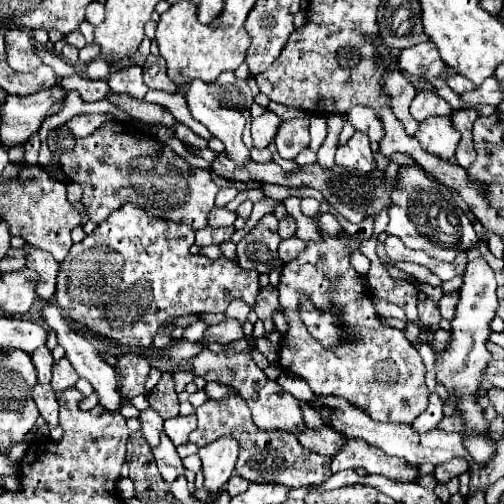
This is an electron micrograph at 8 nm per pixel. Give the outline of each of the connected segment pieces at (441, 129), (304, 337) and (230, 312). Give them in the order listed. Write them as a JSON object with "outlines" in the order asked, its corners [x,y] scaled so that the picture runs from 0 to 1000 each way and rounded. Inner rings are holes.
{"outlines":[[[[853,230],[833,246],[825,274],[849,302],[877,317],[897,317],[913,282],[913,262],[901,254],[893,230]]],[[[643,468],[639,480],[611,480],[607,500],[560,532],[552,583],[571,659],[556,679],[552,722],[567,738],[603,750],[623,782],[687,790],[750,837],[813,841],[849,810],[853,774],[841,758],[845,726],[794,655],[766,651],[754,639],[754,627],[734,599],[734,579],[710,560],[710,544],[694,528],[690,500],[698,492],[710,492],[706,476],[687,484],[687,476]],[[599,587],[611,587],[631,615],[659,611],[663,623],[671,619],[671,635],[679,639],[690,675],[679,675],[679,683],[659,690],[643,690],[623,675],[591,619]]],[[[460,595],[444,623],[452,631],[488,631],[496,623],[496,607],[488,599],[480,599],[480,595]]]]}

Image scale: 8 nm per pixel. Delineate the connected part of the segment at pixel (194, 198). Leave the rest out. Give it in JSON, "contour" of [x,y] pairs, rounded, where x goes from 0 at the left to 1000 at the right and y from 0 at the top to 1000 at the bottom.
{"contour":[[[218,242],[190,254],[175,274],[151,274],[147,302],[123,313],[127,345],[163,369],[159,401],[179,440],[198,444],[250,401],[266,401],[298,429],[369,444],[381,456],[409,452],[437,369],[413,333],[385,333],[329,286],[282,266],[250,242]]]}

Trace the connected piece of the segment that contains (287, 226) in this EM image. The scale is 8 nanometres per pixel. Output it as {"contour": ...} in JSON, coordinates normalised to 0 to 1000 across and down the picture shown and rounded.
{"contour":[[[571,429],[567,437],[556,437],[556,452],[552,452],[560,472],[579,472],[587,464],[587,440],[579,429]]]}

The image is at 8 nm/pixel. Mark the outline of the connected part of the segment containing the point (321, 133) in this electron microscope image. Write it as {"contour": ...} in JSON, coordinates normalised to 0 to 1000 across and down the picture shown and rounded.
{"contour":[[[615,230],[615,298],[631,302],[631,294],[639,290],[643,274],[647,274],[647,234],[635,230]]]}

